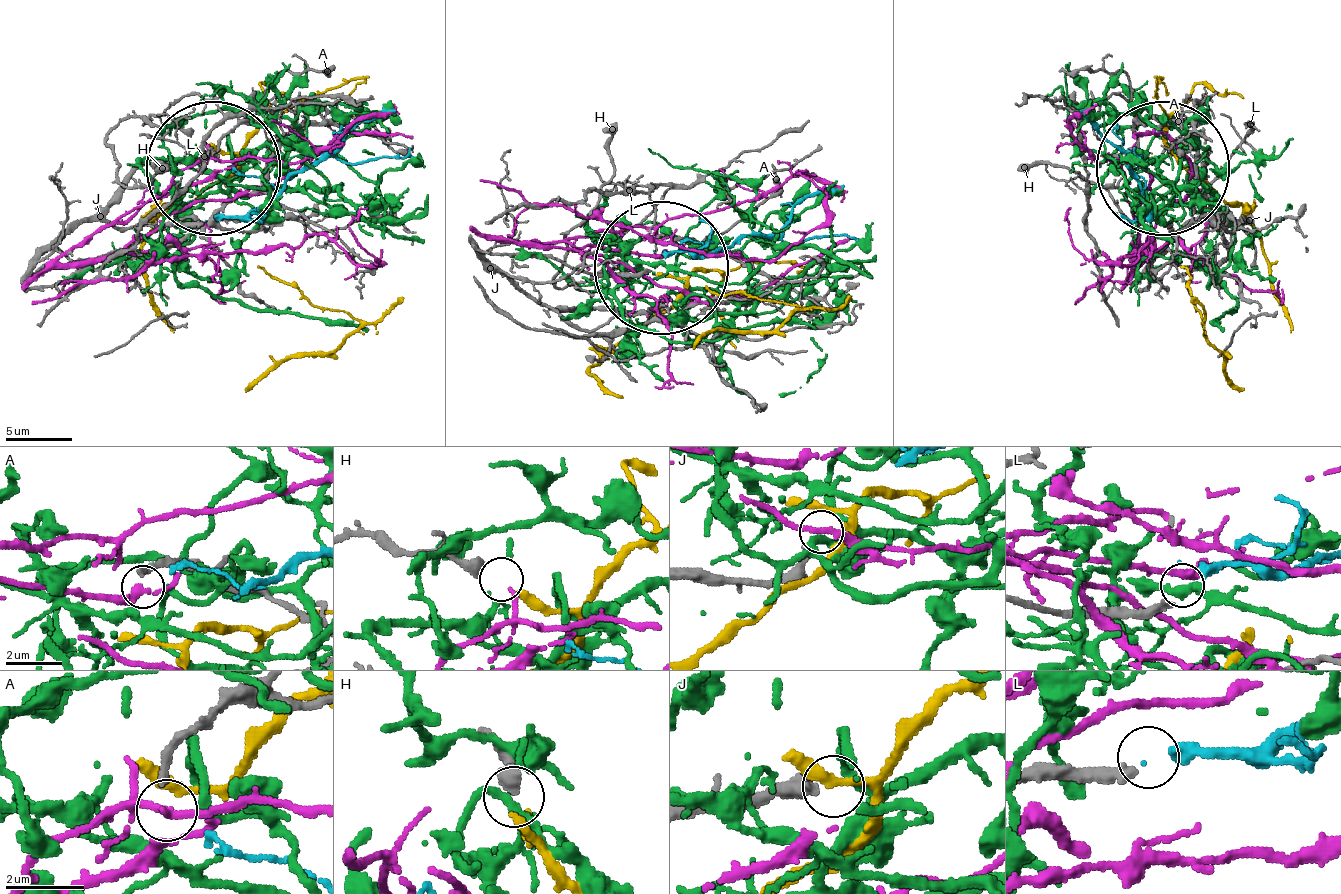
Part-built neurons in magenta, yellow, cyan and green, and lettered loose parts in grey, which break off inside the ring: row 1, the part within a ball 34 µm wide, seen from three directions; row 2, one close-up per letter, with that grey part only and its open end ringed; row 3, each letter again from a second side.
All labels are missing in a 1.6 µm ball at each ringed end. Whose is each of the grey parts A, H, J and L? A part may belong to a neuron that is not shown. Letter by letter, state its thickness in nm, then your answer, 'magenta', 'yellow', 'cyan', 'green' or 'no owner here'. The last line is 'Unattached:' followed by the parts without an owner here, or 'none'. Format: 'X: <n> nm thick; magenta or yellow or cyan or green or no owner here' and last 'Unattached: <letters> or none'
A: 200 nm thick; magenta
H: 400 nm thick; yellow
J: 280 nm thick; no owner here
L: 300 nm thick; cyan
Unattached: J

